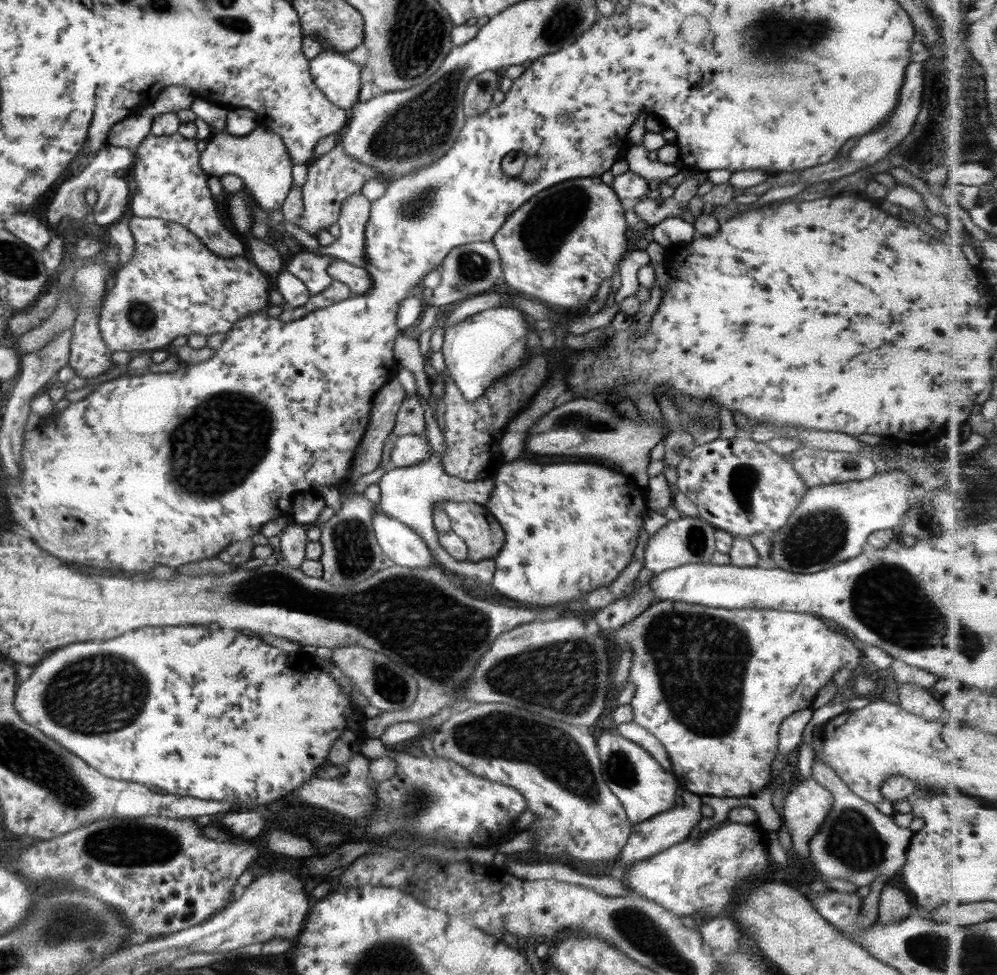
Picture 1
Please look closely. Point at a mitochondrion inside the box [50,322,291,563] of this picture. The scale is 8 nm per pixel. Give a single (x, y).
(222, 410)

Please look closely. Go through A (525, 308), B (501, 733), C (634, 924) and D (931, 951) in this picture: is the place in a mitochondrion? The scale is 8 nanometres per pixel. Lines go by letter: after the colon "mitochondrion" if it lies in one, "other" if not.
A: other
B: mitochondrion
C: mitochondrion
D: mitochondrion

